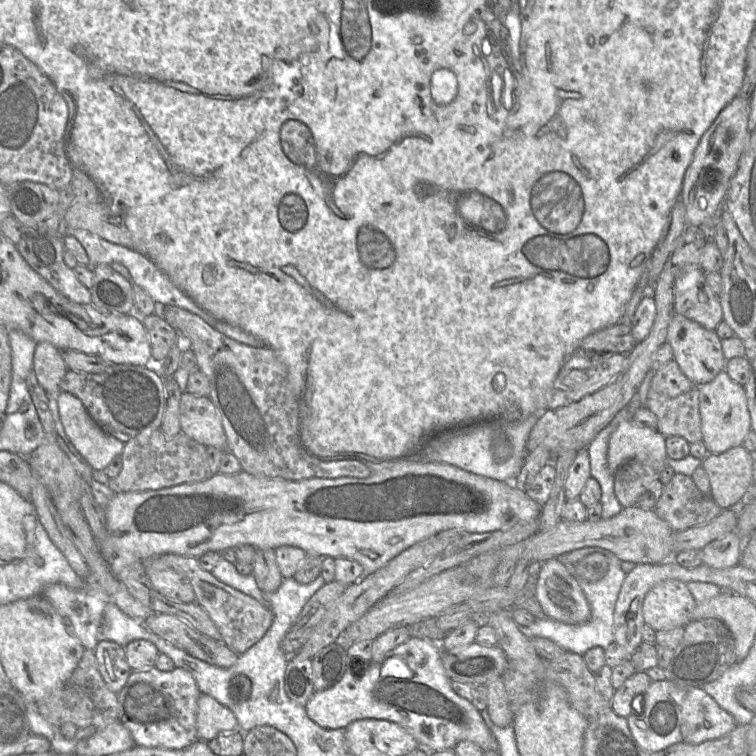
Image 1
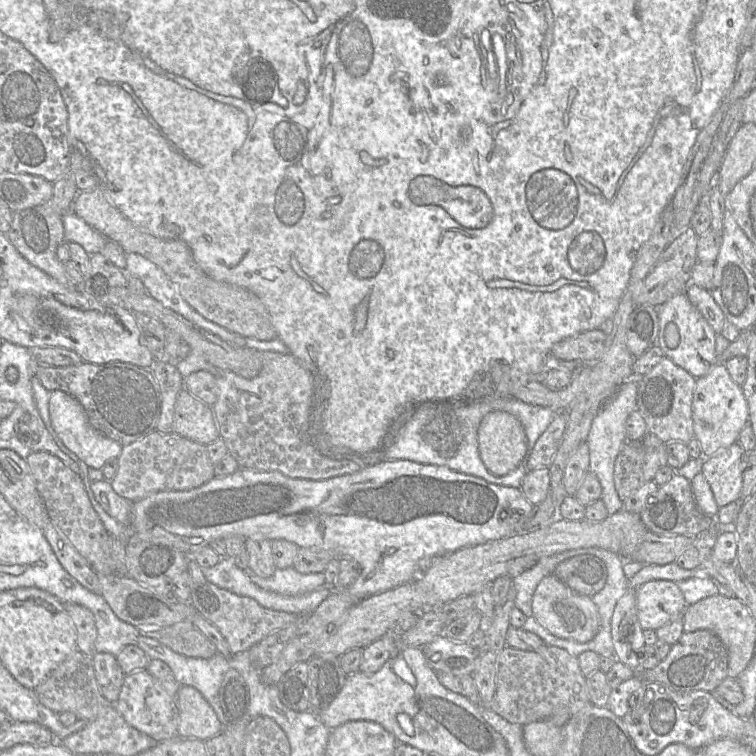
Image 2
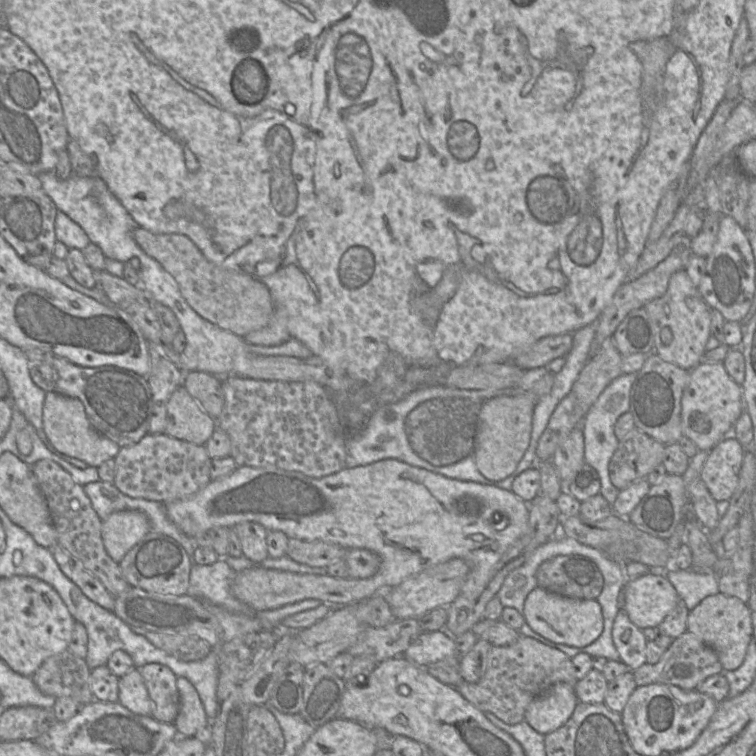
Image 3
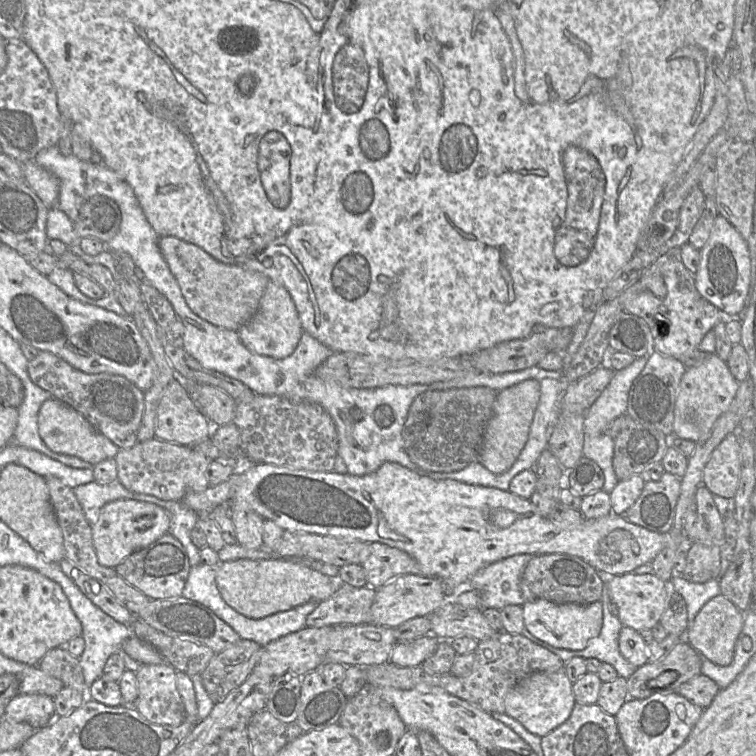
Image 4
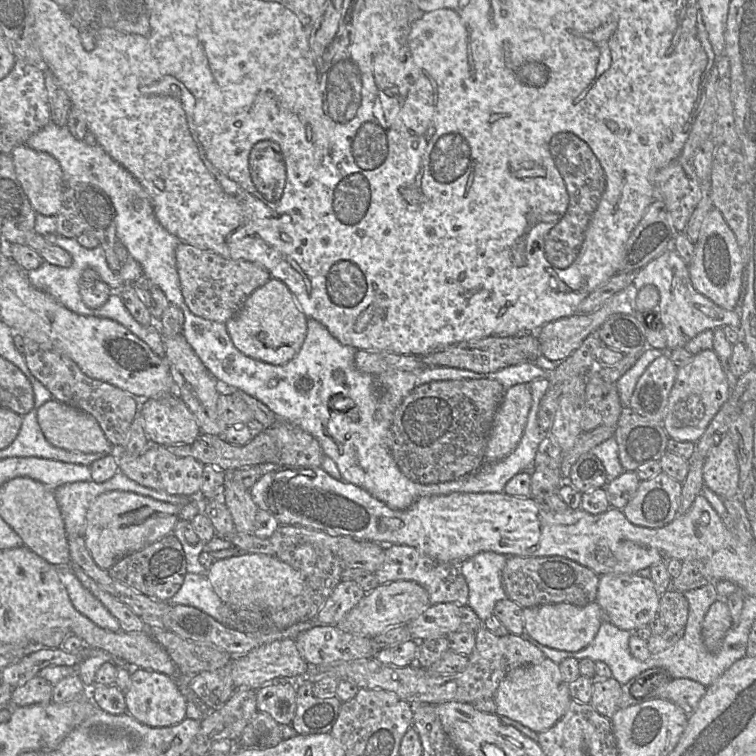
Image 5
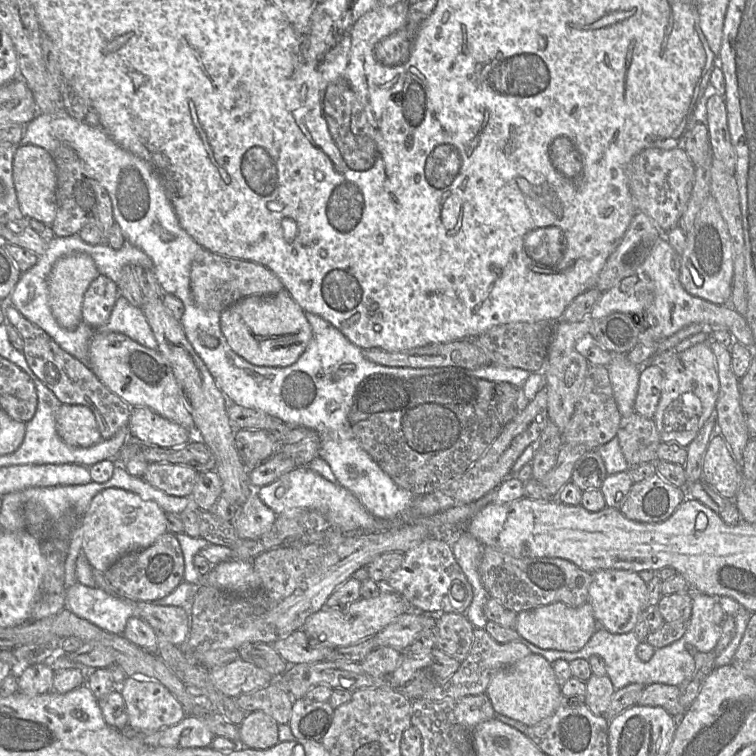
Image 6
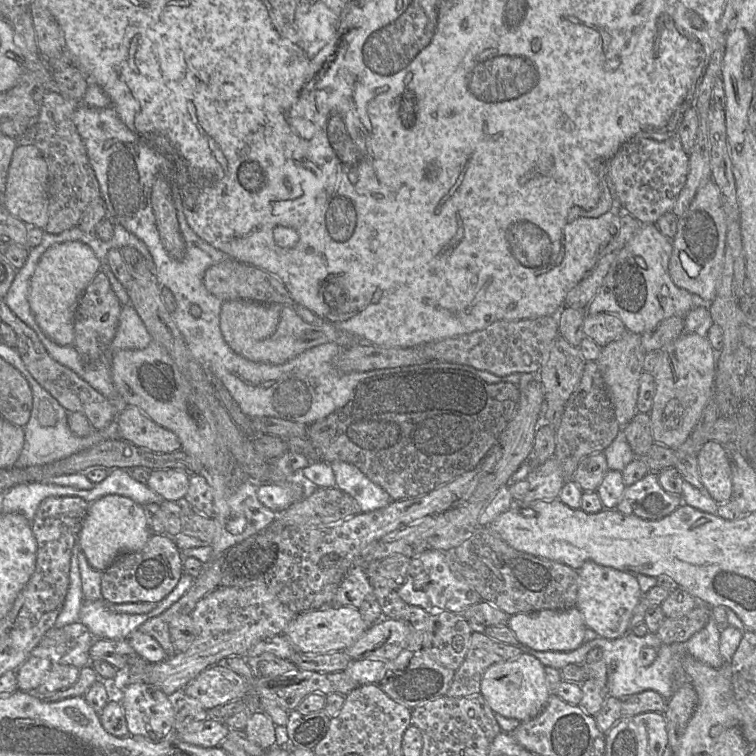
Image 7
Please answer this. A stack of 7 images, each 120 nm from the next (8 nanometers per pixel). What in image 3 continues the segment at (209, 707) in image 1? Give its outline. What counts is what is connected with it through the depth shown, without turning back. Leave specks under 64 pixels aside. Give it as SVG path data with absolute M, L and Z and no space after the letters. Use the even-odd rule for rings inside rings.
M177 677L177 689L180 696L180 708L173 724L179 736L204 736L210 728L204 706L199 694L191 682L184 677Z

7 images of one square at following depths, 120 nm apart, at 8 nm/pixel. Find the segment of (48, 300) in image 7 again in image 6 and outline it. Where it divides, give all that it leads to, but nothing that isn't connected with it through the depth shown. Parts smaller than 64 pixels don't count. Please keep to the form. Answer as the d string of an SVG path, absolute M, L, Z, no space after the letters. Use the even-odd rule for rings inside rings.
M75 253L59 258L49 276L49 306L58 324L73 330L82 322L82 304L90 284L100 275L93 258L87 253Z

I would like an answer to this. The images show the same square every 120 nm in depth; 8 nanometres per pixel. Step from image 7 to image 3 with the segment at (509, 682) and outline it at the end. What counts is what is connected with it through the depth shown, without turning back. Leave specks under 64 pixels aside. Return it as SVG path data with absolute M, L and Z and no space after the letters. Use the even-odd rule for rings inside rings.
M556 683L531 701L524 720L538 733L547 735L569 720L578 702L573 686Z

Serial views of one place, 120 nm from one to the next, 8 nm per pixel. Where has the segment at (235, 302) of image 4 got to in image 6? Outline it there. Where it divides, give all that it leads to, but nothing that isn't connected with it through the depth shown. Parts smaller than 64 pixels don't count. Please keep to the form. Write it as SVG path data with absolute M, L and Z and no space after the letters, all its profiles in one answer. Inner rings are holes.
M201 249L190 269L190 290L195 303L207 310L223 311L238 300L252 295L273 295L284 289L280 279L262 264L222 256Z

